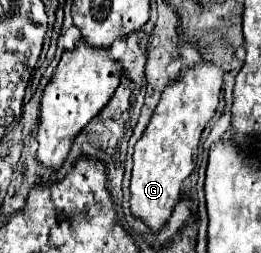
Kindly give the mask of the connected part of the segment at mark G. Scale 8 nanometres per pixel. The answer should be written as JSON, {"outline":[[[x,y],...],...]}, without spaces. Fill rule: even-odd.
{"outline":[[[199,63],[179,79],[167,85],[163,97],[133,153],[133,175],[131,175],[131,215],[141,219],[151,233],[157,233],[167,225],[173,207],[179,201],[183,181],[193,173],[199,139],[219,103],[219,91],[223,85],[223,69],[213,63]]]}

